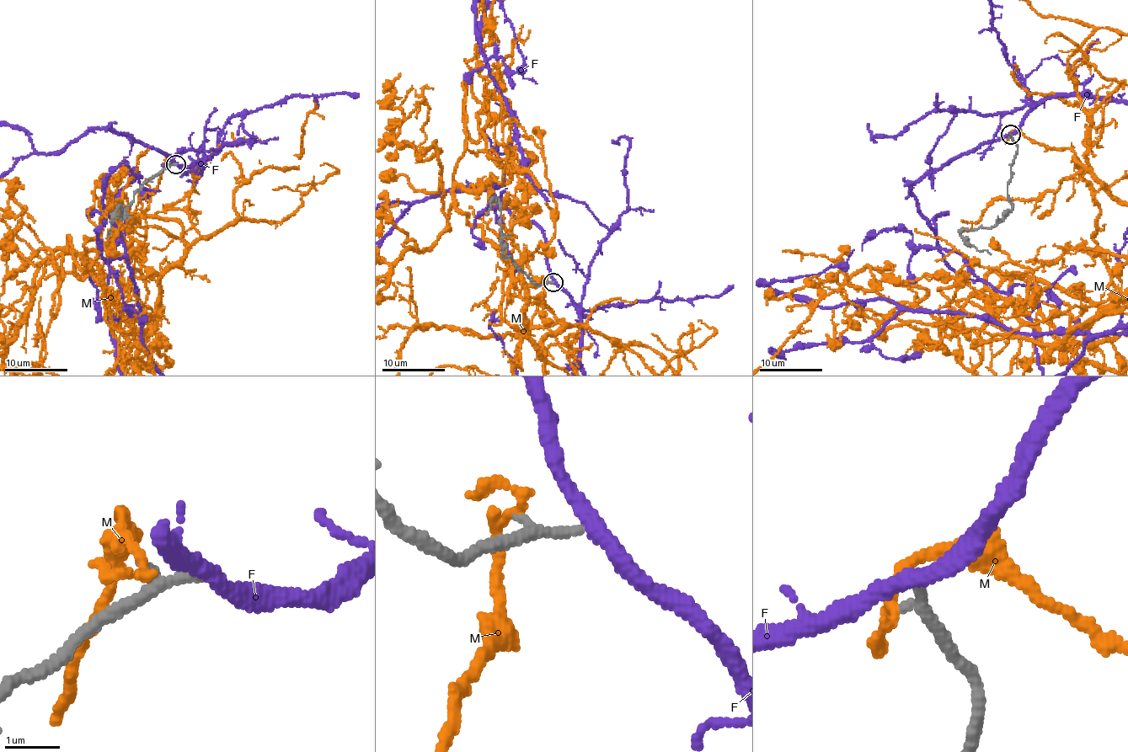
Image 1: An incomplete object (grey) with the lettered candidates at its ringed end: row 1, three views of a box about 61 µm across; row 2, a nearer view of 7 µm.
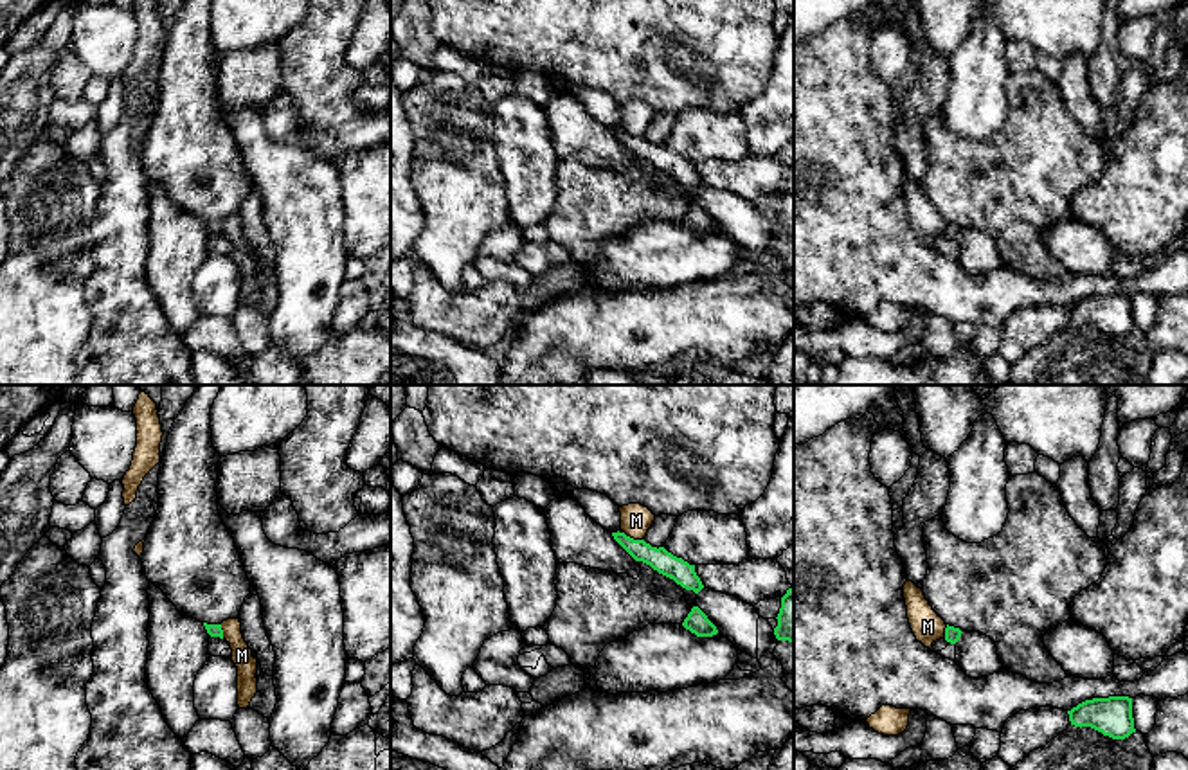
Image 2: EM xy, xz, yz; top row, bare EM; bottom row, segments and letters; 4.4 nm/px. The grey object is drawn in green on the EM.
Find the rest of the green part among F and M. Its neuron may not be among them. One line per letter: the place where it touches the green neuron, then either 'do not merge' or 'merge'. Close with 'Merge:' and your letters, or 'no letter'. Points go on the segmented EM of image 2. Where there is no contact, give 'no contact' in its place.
F: no contact; merge
M: meets green in xz at (632, 538); do not merge
Merge: F

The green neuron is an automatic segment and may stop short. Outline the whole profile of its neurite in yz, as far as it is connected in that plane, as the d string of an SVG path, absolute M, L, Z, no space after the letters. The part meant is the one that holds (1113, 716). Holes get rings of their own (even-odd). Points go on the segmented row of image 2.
M1109 696L1093 698L1067 711L1069 721L1075 727L1091 727L1112 739L1125 739L1134 729L1132 698Z

